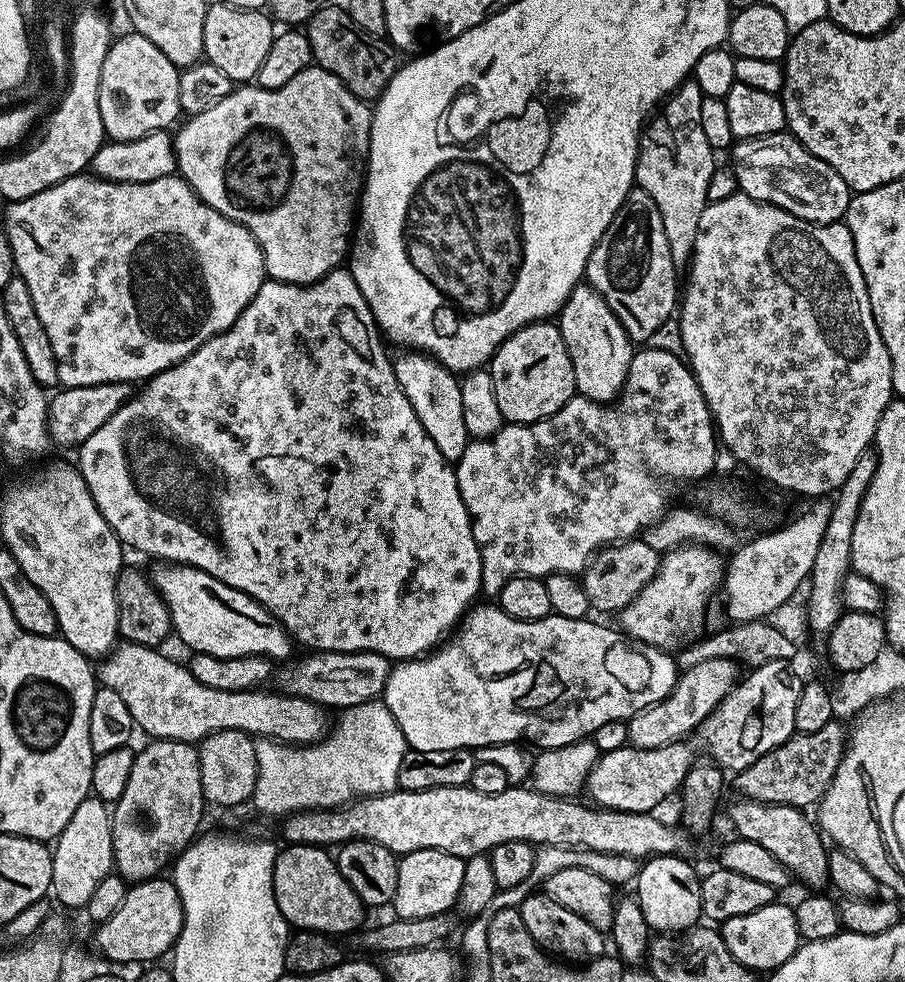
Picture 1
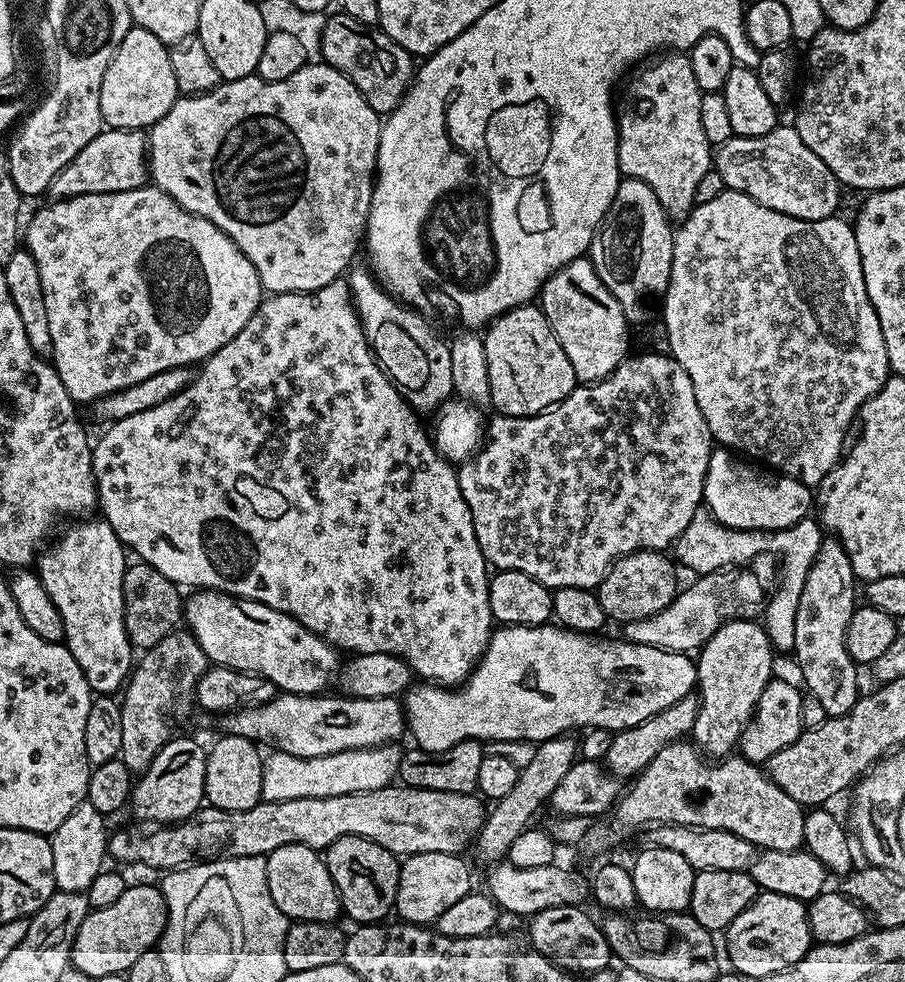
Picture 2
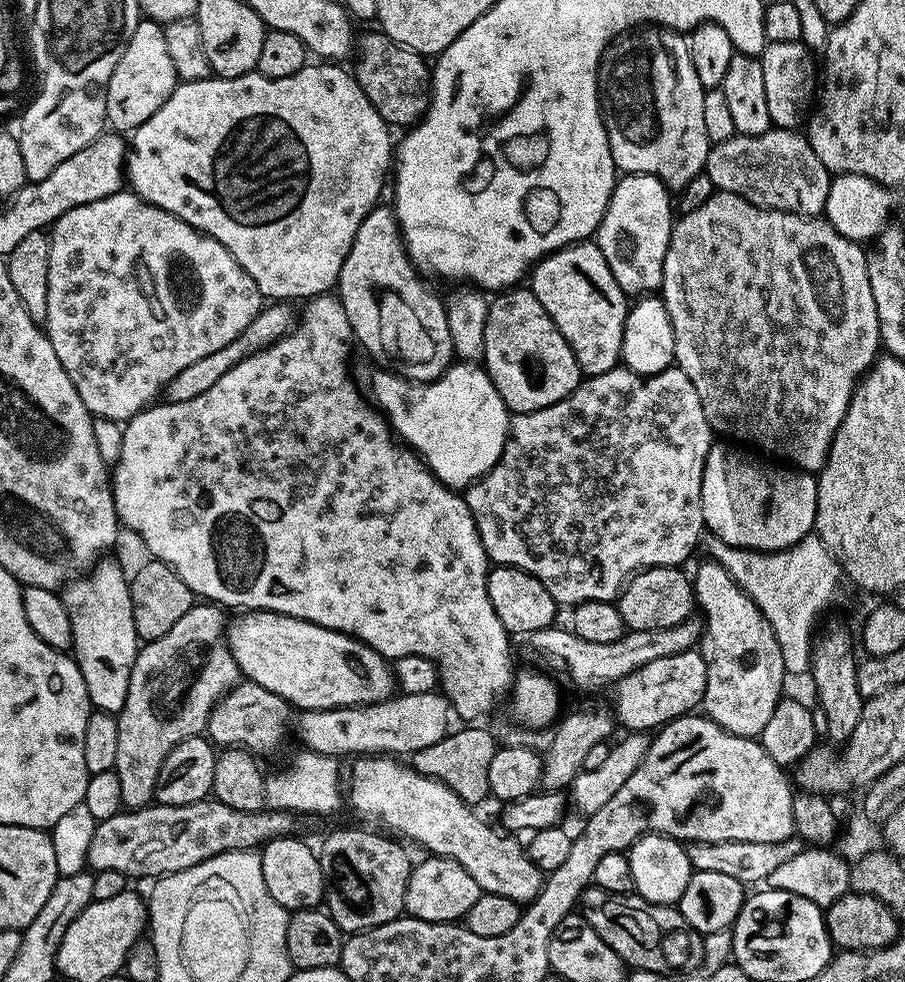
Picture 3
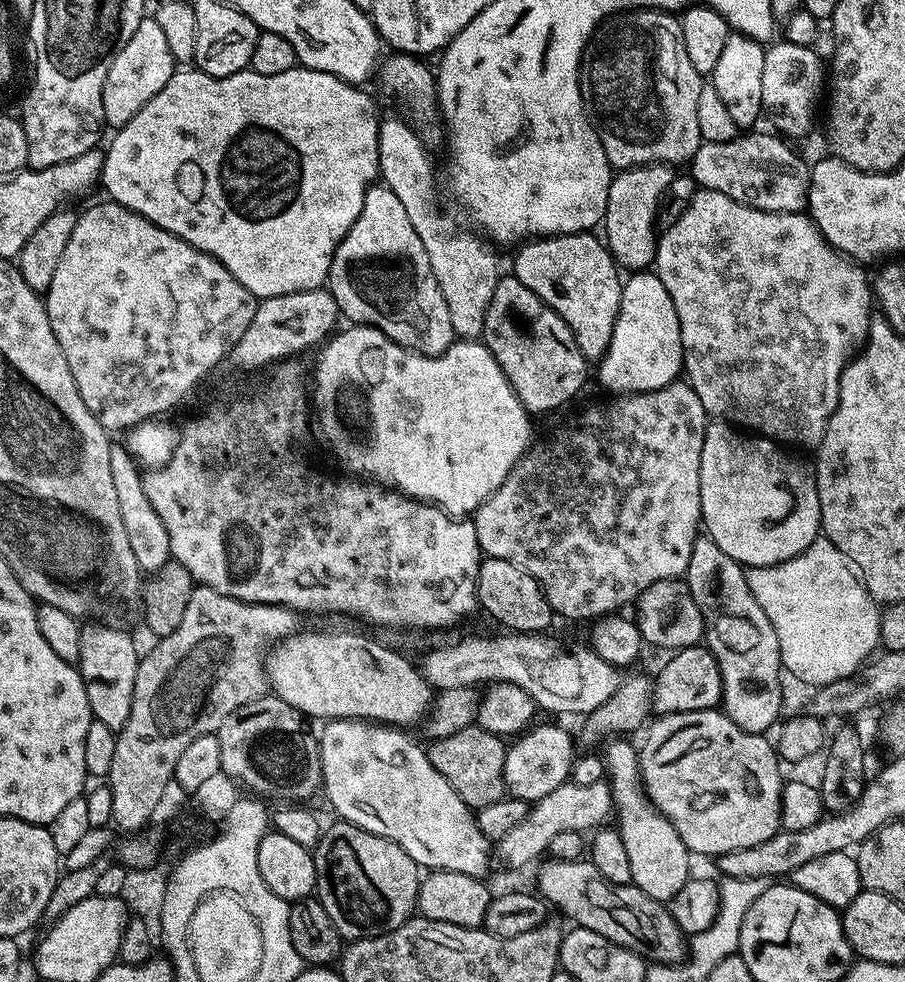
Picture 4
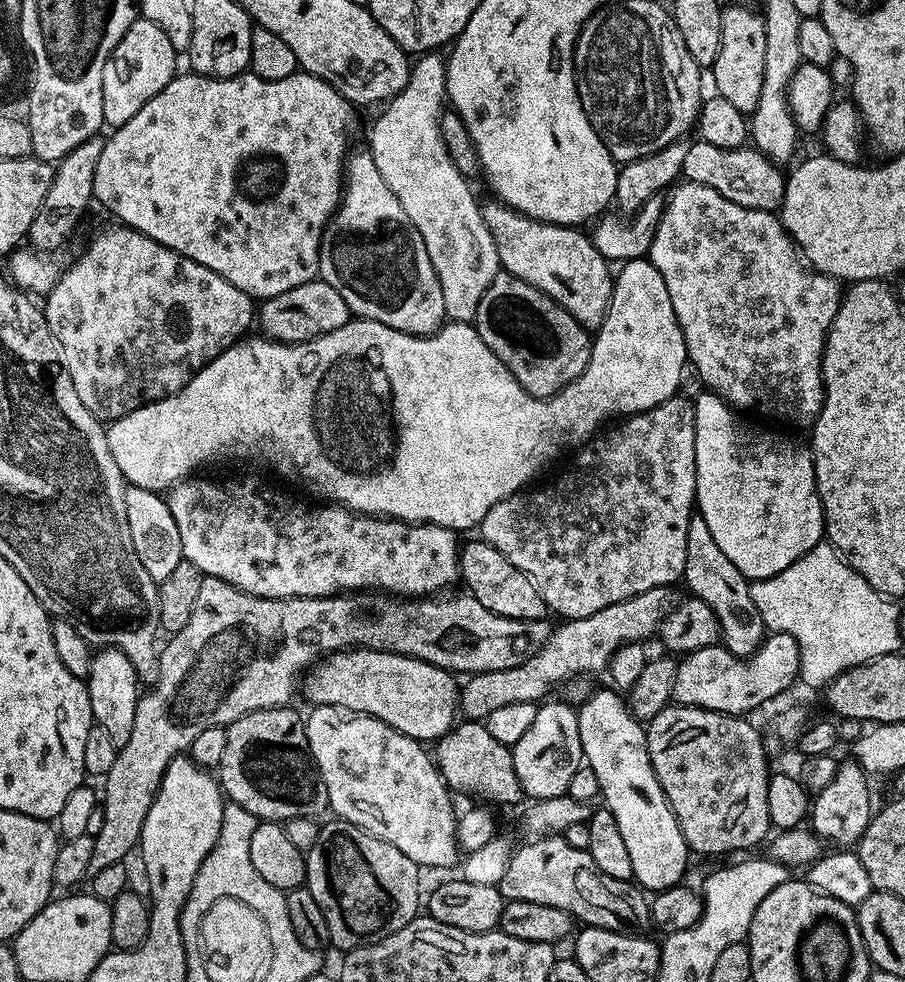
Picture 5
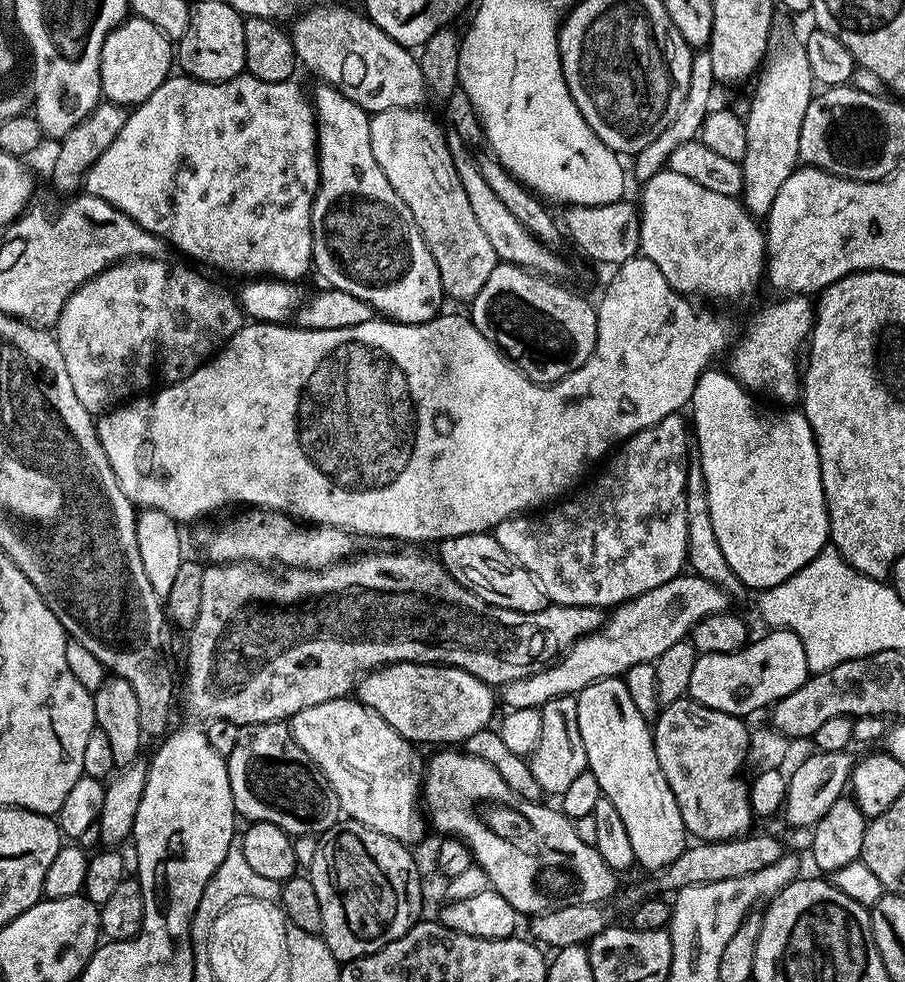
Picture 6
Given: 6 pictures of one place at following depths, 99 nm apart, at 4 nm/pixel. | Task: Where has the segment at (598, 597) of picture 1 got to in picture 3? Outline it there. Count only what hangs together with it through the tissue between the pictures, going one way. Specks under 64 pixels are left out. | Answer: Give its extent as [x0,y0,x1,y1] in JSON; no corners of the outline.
[618,567,697,631]

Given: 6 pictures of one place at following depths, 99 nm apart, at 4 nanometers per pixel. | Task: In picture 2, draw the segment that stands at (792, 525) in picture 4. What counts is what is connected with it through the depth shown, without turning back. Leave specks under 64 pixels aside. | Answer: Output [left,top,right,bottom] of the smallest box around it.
[702,450,809,532]

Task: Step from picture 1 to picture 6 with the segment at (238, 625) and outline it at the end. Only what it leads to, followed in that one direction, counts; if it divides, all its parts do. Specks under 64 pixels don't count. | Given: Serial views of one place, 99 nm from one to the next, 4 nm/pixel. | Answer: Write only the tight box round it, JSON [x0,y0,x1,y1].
[354,664,498,746]

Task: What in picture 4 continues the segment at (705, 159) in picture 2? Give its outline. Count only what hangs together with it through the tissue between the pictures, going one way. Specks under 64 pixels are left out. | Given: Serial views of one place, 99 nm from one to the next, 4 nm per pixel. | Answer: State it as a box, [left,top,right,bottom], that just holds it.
[580,10,702,170]

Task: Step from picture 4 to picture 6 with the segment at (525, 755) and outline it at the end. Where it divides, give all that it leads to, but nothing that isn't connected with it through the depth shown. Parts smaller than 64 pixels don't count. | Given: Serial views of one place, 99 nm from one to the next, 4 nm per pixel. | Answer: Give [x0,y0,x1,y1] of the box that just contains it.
[528,696,588,798]

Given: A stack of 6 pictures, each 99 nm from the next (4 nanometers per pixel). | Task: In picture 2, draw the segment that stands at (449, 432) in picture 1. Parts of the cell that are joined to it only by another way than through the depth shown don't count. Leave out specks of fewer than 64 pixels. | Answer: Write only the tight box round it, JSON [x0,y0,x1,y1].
[347,267,453,413]

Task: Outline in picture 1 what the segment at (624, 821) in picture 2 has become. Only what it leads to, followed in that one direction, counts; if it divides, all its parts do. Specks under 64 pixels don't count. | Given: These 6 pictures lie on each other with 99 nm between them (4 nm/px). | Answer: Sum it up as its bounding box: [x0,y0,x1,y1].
[728,798,829,890]

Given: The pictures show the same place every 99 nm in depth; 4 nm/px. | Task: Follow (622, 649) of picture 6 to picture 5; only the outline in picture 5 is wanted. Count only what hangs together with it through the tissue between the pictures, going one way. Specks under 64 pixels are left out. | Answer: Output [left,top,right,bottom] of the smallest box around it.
[458,587,678,722]

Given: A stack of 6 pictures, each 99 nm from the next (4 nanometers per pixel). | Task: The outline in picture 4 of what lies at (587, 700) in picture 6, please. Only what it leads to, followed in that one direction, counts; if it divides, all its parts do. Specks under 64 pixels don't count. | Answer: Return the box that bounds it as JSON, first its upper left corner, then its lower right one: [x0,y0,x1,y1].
[602,738,690,902]

